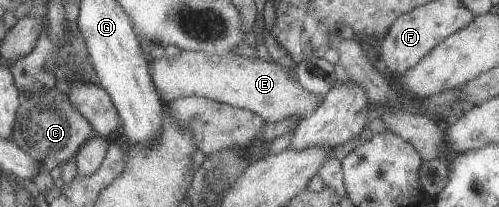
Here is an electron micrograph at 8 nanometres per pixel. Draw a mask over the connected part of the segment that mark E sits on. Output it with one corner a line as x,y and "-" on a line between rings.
181,50
173,57
148,57
148,73
159,100
169,102
177,97
198,96
235,108
247,109
259,115
266,123
287,117
308,116
317,108
322,97
313,95
297,83
293,70
282,68
274,62
267,63
256,56
245,58
236,55
212,55
204,52

